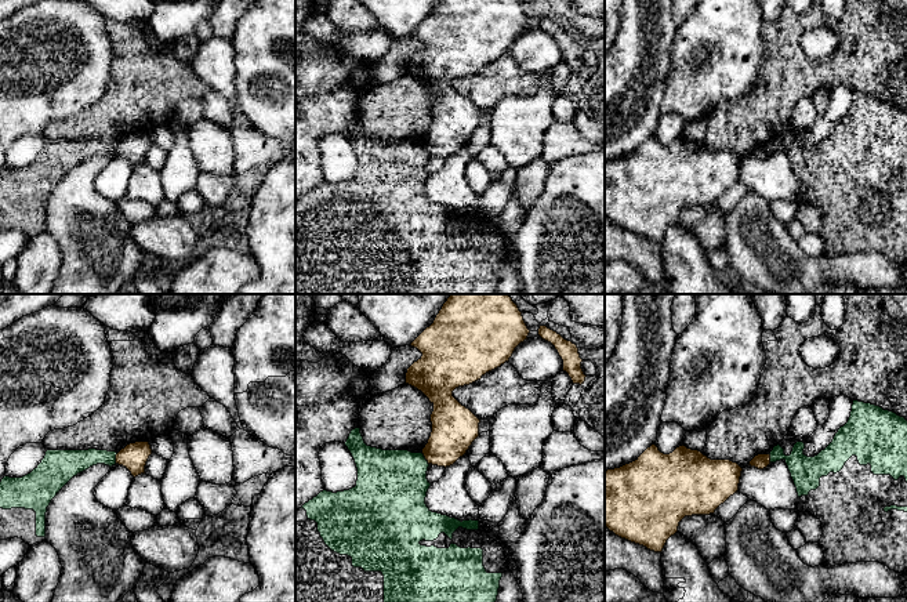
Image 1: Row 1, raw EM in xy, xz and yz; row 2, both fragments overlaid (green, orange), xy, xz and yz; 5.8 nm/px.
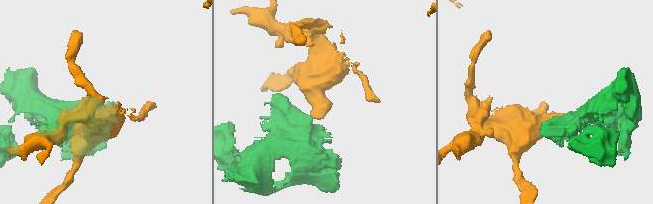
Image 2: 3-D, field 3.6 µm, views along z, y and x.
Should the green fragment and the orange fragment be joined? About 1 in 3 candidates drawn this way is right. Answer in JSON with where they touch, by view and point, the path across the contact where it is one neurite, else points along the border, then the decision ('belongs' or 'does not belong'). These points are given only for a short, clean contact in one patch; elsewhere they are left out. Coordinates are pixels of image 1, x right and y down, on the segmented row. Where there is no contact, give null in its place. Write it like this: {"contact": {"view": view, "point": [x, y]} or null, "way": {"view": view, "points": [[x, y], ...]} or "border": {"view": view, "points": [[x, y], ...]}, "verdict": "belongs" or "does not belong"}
{"contact": {"view": "xz", "point": [424, 459]}, "border": {"view": "xz", "points": [[421, 453], [428, 464]]}, "verdict": "does not belong"}

